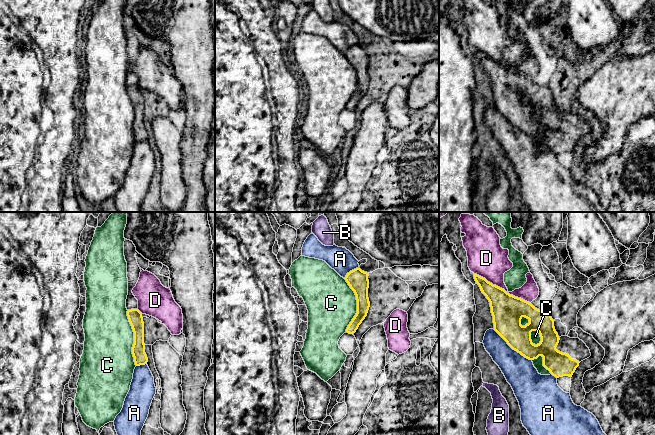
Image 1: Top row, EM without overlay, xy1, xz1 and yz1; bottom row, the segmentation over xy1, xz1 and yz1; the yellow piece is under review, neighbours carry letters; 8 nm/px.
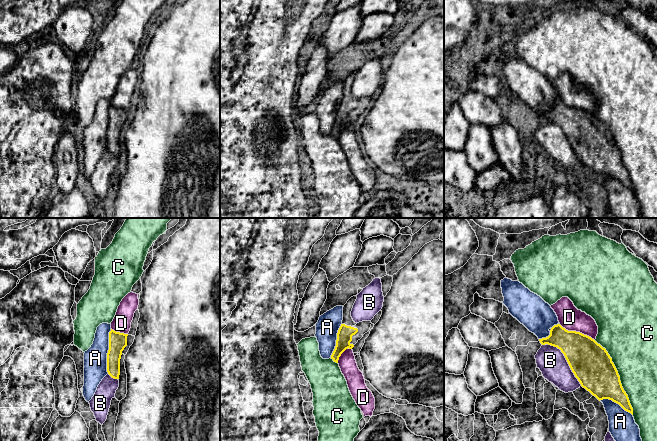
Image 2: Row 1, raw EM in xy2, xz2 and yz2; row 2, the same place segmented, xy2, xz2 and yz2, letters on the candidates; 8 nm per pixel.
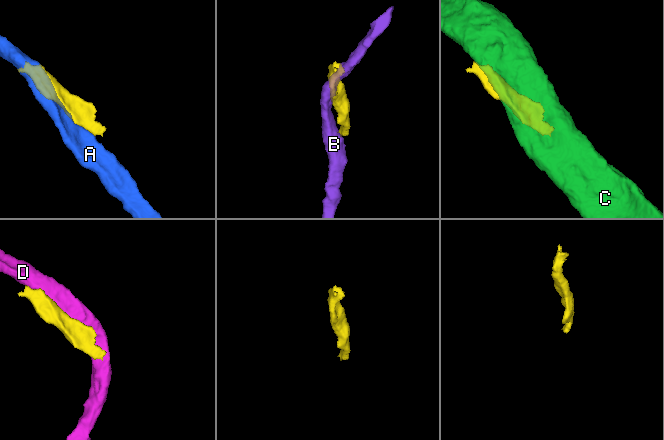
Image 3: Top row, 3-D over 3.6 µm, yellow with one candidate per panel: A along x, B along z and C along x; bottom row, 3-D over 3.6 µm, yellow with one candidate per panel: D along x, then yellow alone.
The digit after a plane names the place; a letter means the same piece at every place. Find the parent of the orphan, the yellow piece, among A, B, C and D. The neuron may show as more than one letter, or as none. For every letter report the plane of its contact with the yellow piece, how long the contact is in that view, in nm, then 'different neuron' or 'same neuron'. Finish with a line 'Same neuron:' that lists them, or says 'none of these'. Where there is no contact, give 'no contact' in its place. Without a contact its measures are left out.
A: xy2 | 360 nm | different neuron
B: yz2 | 420 nm | different neuron
C: yz2 | 700 nm | different neuron
D: yz1 | 500 nm | different neuron
Same neuron: none of these

